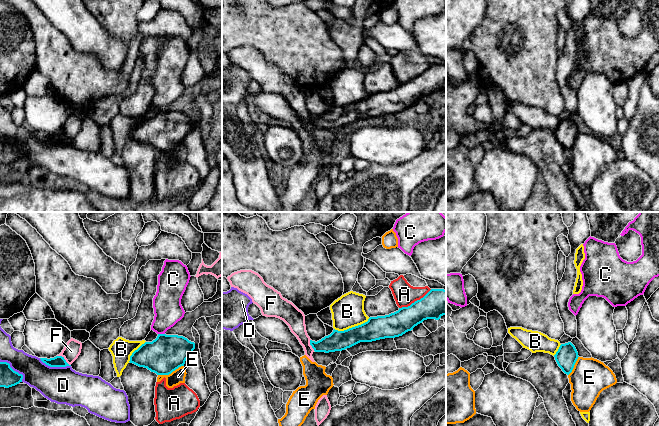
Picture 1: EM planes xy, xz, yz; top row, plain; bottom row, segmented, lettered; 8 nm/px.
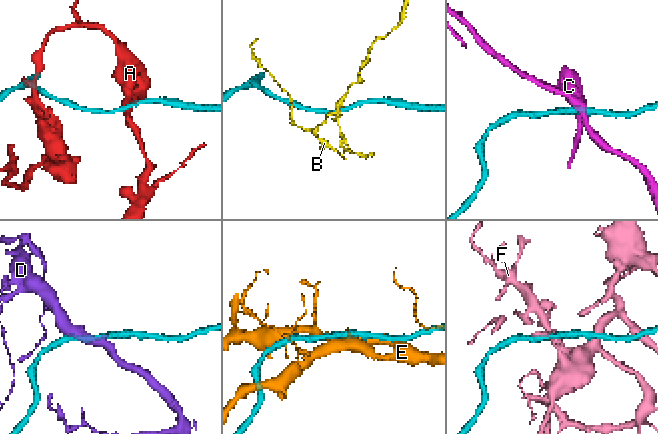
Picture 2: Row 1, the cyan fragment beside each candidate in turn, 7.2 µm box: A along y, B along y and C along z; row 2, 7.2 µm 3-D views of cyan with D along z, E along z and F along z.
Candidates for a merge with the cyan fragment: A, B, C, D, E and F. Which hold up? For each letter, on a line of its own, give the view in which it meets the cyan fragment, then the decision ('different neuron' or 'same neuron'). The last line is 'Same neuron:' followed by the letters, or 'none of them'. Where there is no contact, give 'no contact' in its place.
A: xz | different neuron
B: xz | different neuron
C: xy | different neuron
D: xy | different neuron
E: xy | different neuron
F: xy | different neuron
Same neuron: none of them

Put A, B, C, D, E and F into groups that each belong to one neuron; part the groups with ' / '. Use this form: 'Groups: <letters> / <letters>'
Groups: A / B / C / D / E / F

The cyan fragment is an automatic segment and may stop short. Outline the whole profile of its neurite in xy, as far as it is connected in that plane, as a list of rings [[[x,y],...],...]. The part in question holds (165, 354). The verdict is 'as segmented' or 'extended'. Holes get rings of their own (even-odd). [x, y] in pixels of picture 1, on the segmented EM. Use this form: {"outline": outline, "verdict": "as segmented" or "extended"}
{"outline": [[[158,334],[155,340],[135,350],[129,362],[157,375],[169,375],[184,366],[194,349],[195,343],[183,336]]], "verdict": "as segmented"}

